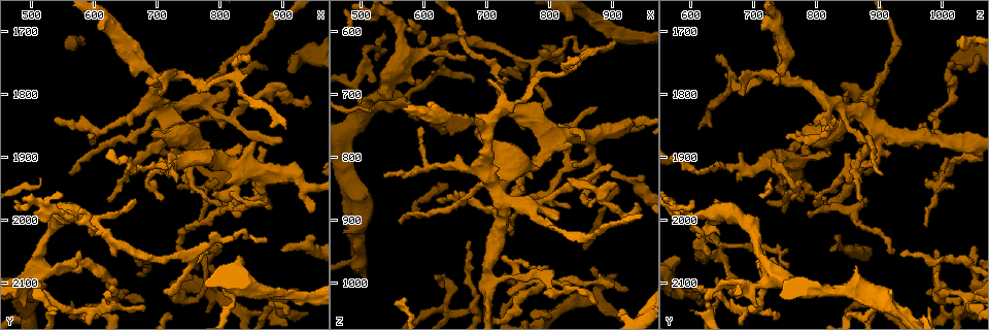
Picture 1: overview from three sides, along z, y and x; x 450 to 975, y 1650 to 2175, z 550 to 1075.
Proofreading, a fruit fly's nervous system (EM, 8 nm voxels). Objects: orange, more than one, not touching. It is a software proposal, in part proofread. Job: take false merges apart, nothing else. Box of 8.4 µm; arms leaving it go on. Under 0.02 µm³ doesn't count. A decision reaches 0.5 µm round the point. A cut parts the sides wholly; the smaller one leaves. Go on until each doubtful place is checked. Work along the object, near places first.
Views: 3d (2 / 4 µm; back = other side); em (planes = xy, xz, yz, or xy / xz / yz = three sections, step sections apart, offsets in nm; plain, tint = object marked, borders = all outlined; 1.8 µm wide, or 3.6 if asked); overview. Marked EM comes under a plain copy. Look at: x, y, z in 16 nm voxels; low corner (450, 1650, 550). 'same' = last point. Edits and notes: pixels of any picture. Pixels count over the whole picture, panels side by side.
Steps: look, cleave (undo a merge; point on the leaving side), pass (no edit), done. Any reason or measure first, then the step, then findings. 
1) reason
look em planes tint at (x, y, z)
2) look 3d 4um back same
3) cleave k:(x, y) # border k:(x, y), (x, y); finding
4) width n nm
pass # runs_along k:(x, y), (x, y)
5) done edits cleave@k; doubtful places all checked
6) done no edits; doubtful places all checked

thick turns thin
look 3d 4um back at (740, 2130, 1030)

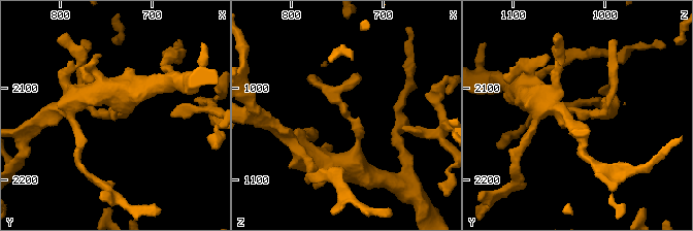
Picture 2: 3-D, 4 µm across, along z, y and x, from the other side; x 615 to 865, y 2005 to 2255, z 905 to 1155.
need the tissue
look em yz step 16 tint at (736, 2126, 1032)

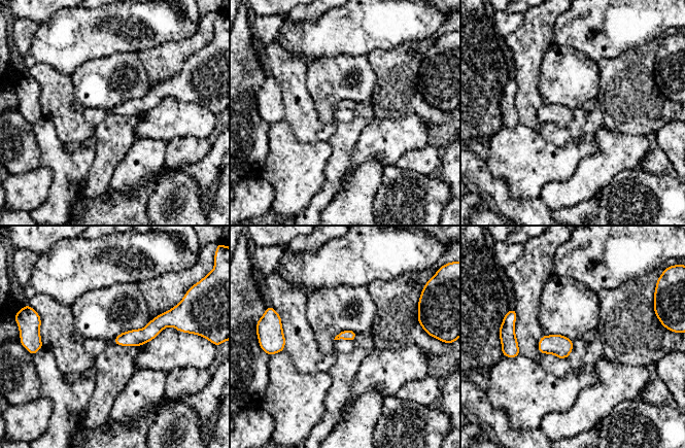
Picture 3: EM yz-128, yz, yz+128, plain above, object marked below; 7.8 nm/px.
another direction
look em planes tint same

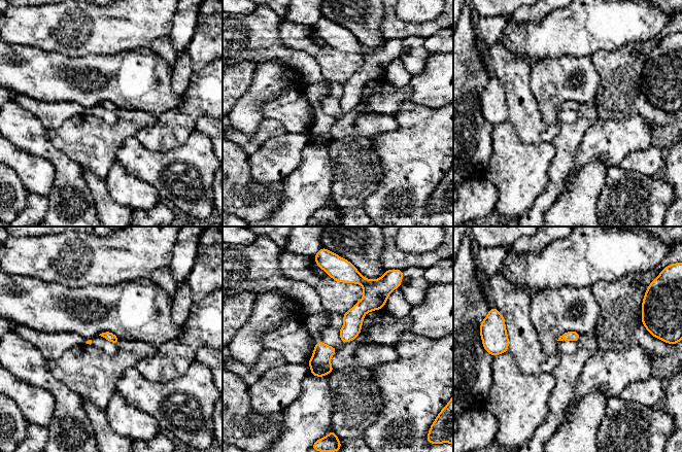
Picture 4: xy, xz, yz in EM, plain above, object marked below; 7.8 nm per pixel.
pass # runs_along 4:(366, 287), (367, 303), (345, 340); one cell here

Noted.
abrupt turn
look em planes borders at (630, 2130, 1040)

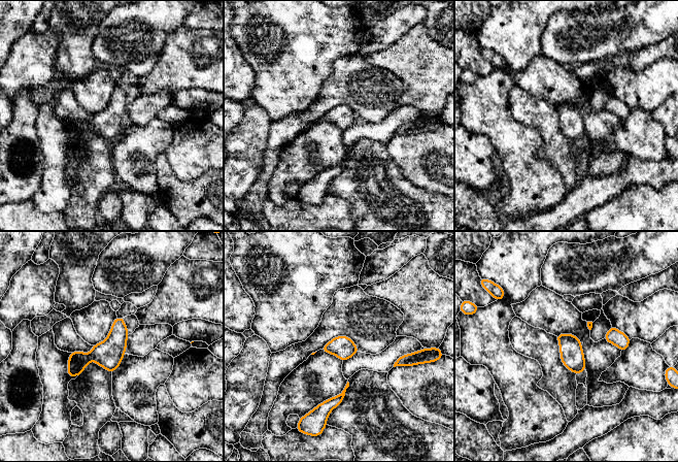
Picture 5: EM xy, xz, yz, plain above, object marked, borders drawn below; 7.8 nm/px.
pass # one cell here

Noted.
branch point
look em planes tint at (795, 1935, 1000)

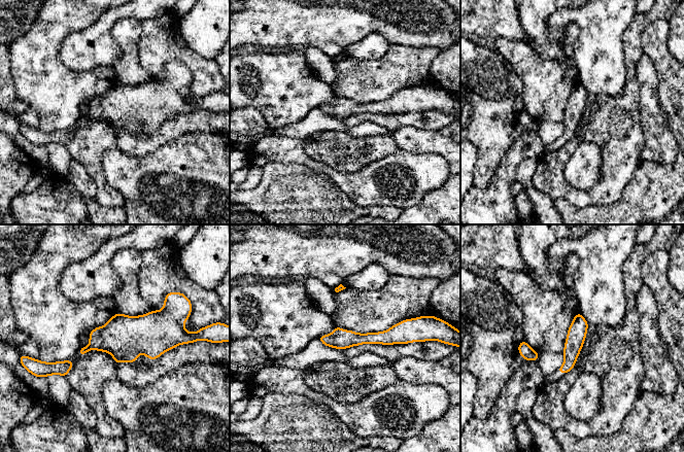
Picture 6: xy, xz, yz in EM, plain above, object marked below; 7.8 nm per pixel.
pass # runs_along 6:(407, 335), (387, 338), (322, 339); one cell here

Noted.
abrupt turn
look em planes tint at (720, 1830, 845)

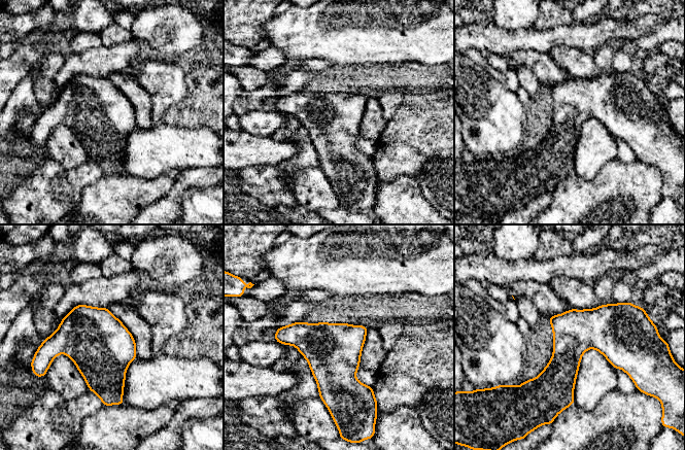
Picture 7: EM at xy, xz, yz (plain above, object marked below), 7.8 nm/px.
width 340 nm
pass # continuous, no second cell

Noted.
three-way junction
look 3d 2um at (700, 1775, 750)

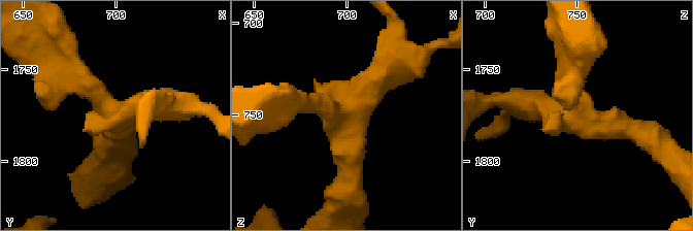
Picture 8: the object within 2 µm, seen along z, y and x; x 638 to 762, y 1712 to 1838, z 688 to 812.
need the tissue
look em 3.6um planes borders at (701, 1777, 752)

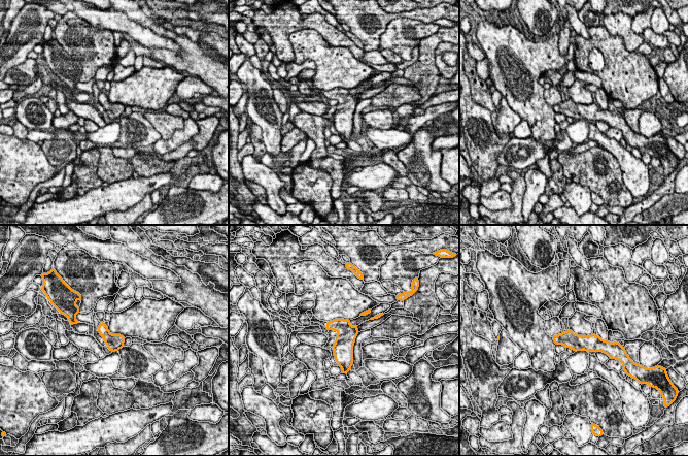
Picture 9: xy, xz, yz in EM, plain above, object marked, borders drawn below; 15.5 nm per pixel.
pass # runs_along 9:(556, 337), (604, 347); all the same cell

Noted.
done no edits; doubtful places all checked

